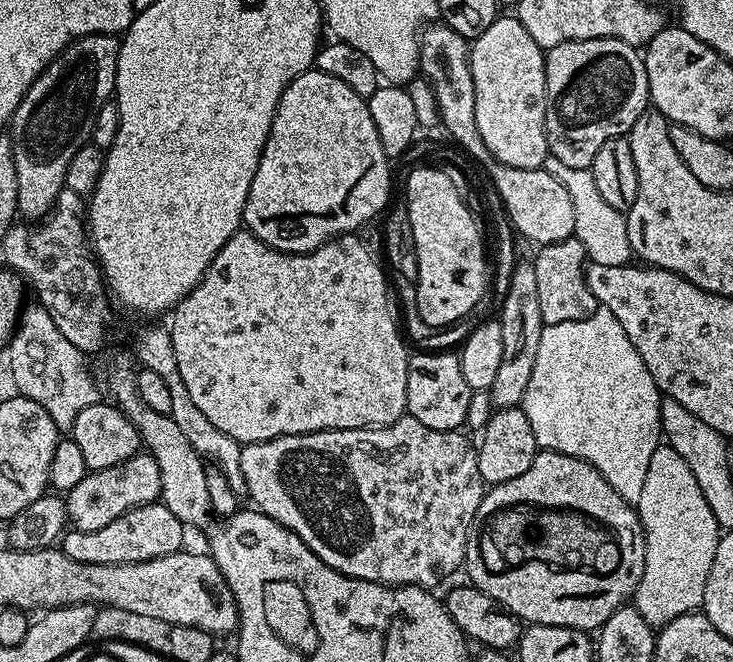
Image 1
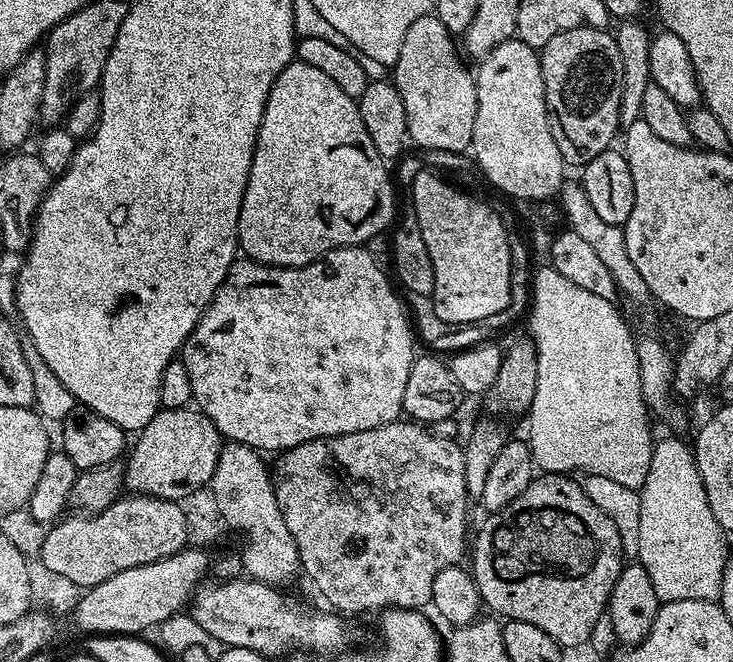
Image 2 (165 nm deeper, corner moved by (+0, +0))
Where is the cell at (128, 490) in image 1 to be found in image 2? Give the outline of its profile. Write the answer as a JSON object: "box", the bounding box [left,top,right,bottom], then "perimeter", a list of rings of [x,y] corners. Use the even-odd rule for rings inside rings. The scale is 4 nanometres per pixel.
{"box":[123,407,222,502],"perimeter":[[[195,407],[161,408],[133,440],[136,441],[133,444],[131,441],[126,456],[128,464],[123,465],[123,487],[129,493],[179,502],[191,491],[211,485],[214,466],[218,464],[218,454],[222,447],[222,437],[214,422],[210,422],[210,418],[203,416]]]}

